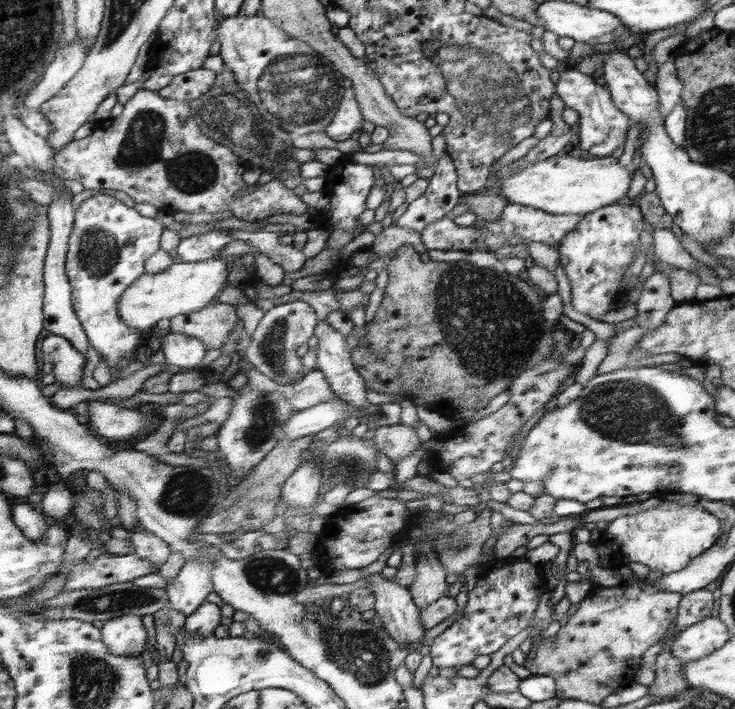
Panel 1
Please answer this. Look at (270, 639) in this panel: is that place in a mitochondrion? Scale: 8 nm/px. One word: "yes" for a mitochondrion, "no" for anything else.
no

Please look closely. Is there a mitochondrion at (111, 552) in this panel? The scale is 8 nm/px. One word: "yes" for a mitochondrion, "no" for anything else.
no

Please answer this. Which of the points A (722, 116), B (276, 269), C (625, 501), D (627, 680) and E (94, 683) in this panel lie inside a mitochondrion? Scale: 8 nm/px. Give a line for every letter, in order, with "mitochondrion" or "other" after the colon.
A: mitochondrion
B: other
C: other
D: other
E: mitochondrion

